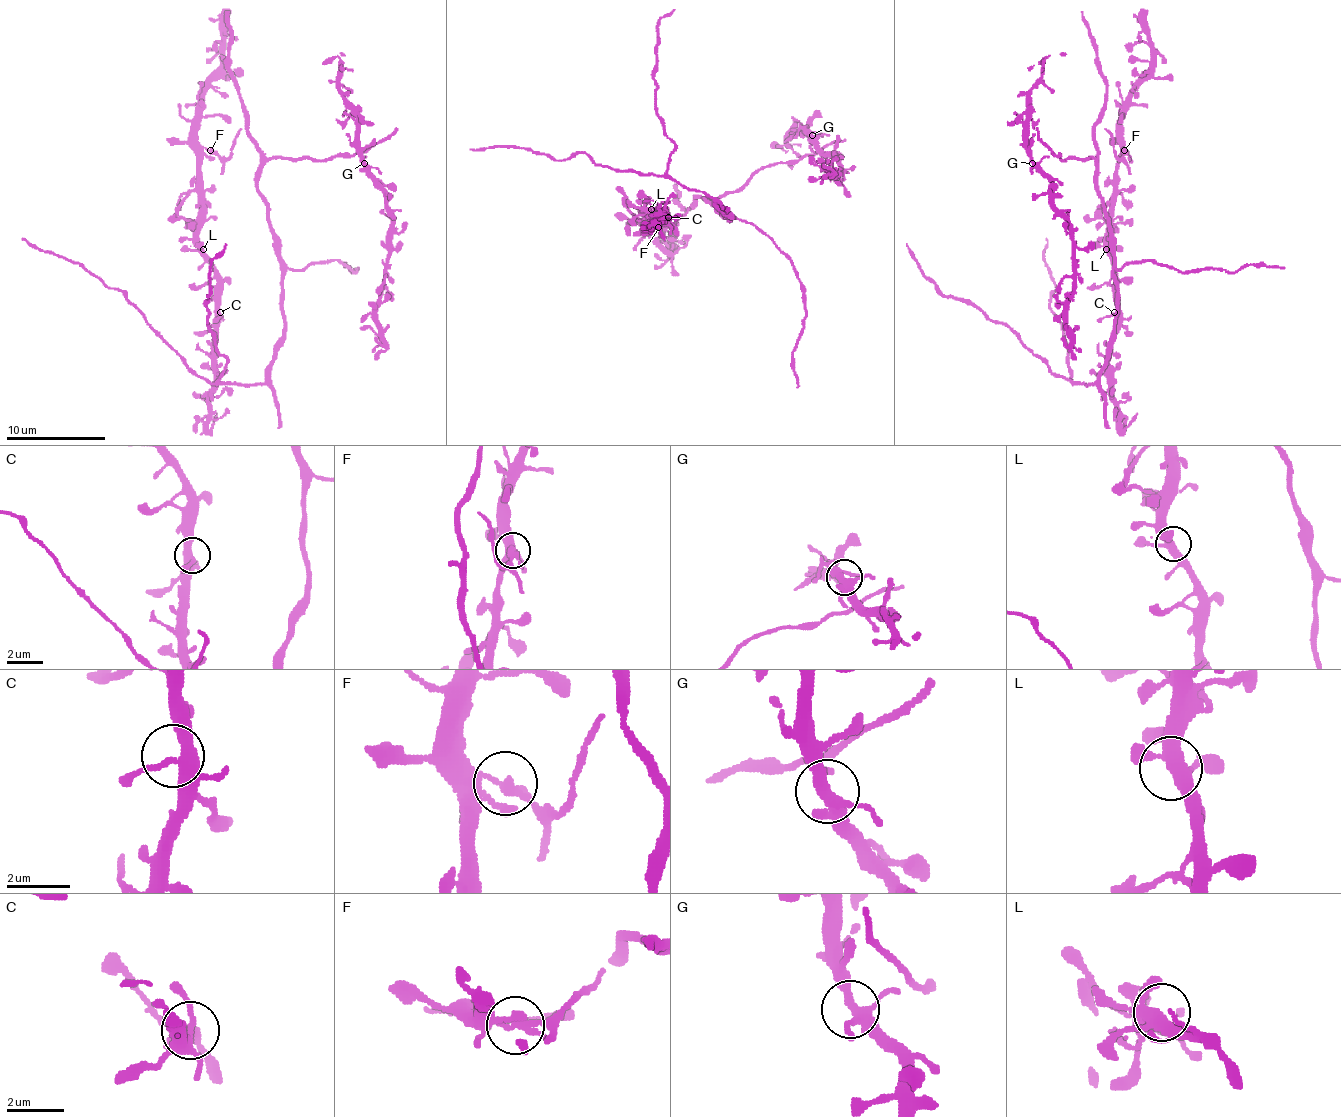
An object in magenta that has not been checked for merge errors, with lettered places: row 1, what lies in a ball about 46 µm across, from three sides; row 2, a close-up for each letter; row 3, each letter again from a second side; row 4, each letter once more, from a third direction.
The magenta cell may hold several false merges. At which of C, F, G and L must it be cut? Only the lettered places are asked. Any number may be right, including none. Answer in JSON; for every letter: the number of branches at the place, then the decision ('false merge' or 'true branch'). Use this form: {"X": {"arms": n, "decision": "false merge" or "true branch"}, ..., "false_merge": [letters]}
{"C": {"arms": 4, "decision": "true branch"}, "F": {"arms": 2, "decision": "false merge"}, "G": {"arms": 4, "decision": "true branch"}, "L": {"arms": 4, "decision": "true branch"}, "false_merge": ["F"]}

